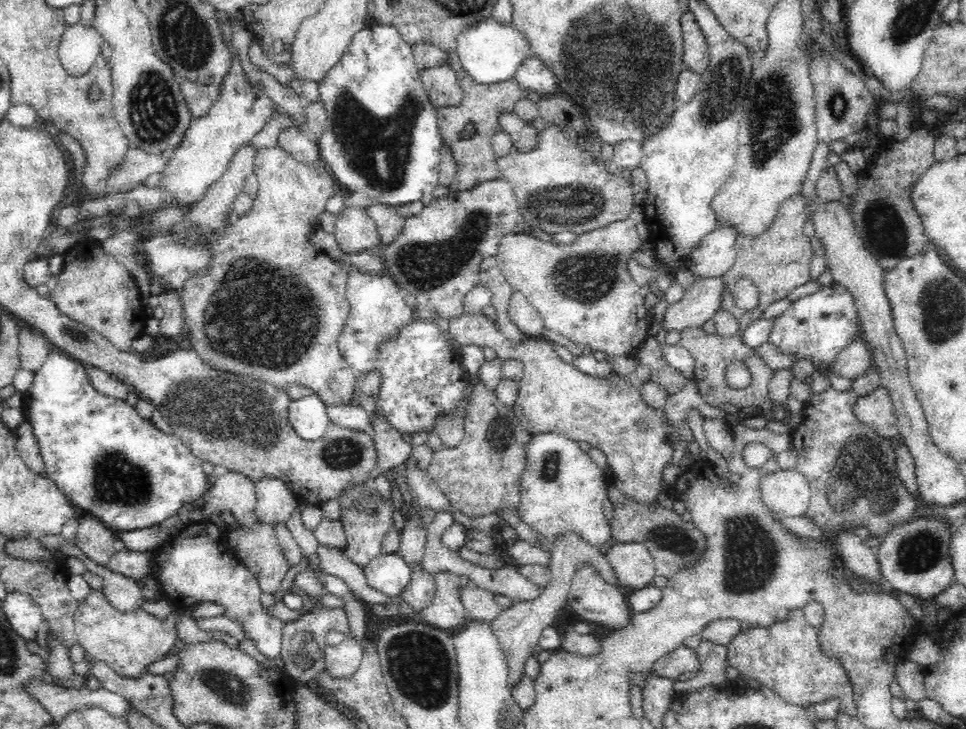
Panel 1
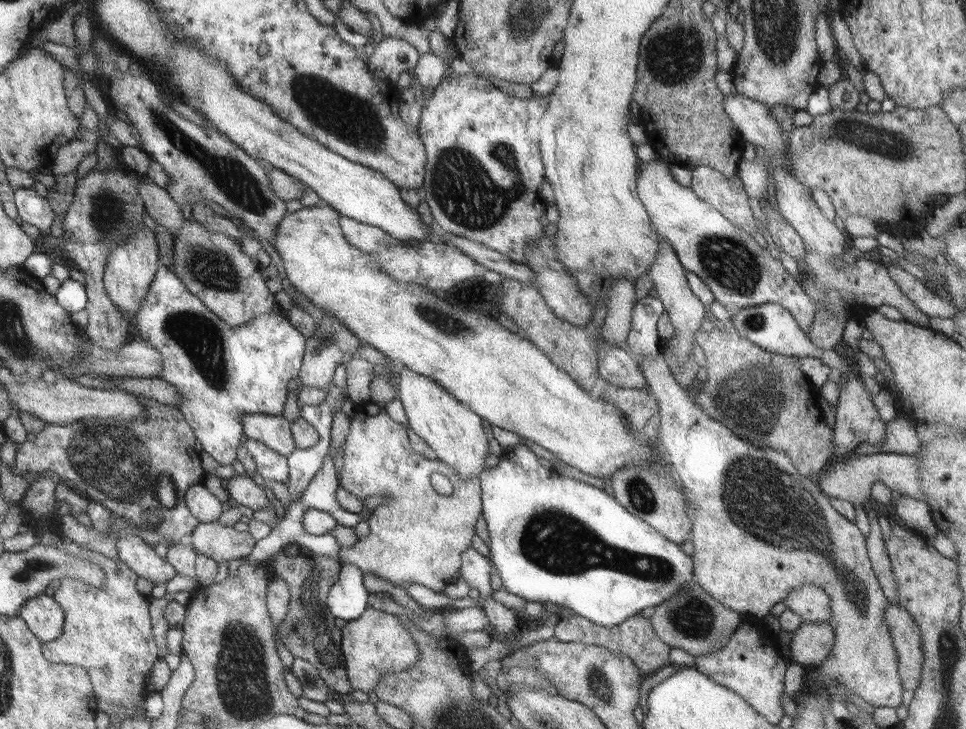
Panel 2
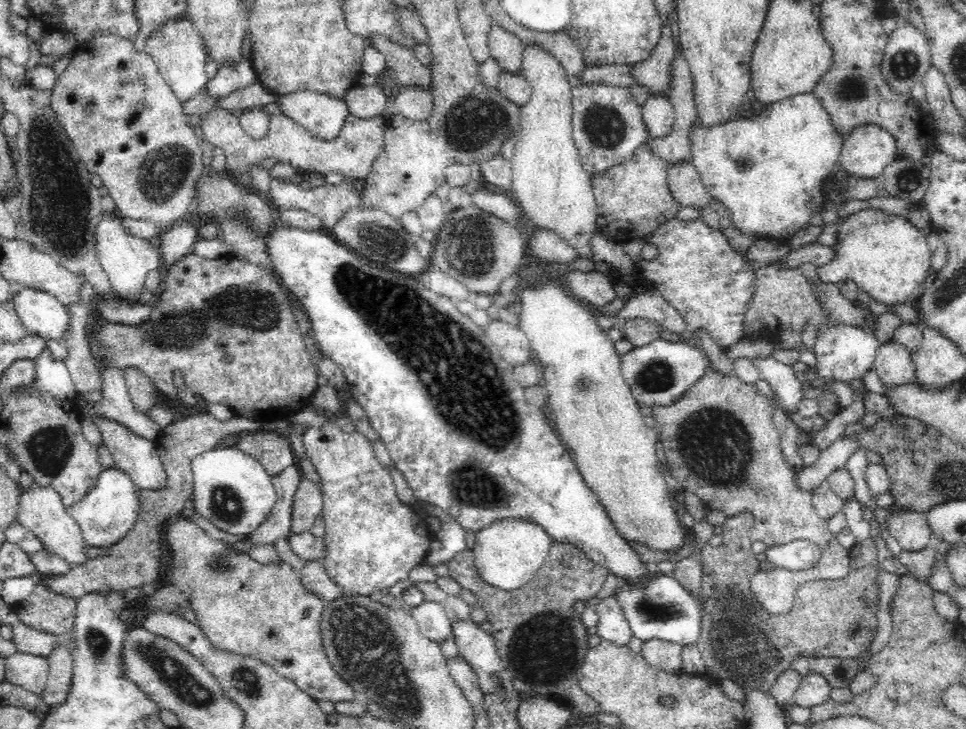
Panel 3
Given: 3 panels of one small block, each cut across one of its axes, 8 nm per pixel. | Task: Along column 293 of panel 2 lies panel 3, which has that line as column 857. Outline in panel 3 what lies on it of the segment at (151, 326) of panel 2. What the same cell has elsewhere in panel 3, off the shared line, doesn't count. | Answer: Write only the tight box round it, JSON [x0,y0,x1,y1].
[816,320,880,382]

